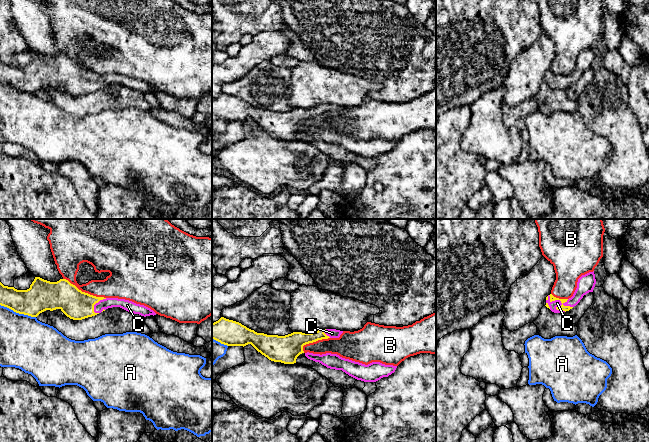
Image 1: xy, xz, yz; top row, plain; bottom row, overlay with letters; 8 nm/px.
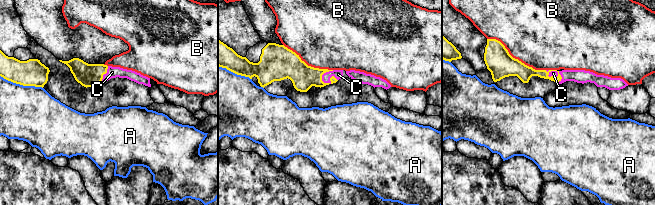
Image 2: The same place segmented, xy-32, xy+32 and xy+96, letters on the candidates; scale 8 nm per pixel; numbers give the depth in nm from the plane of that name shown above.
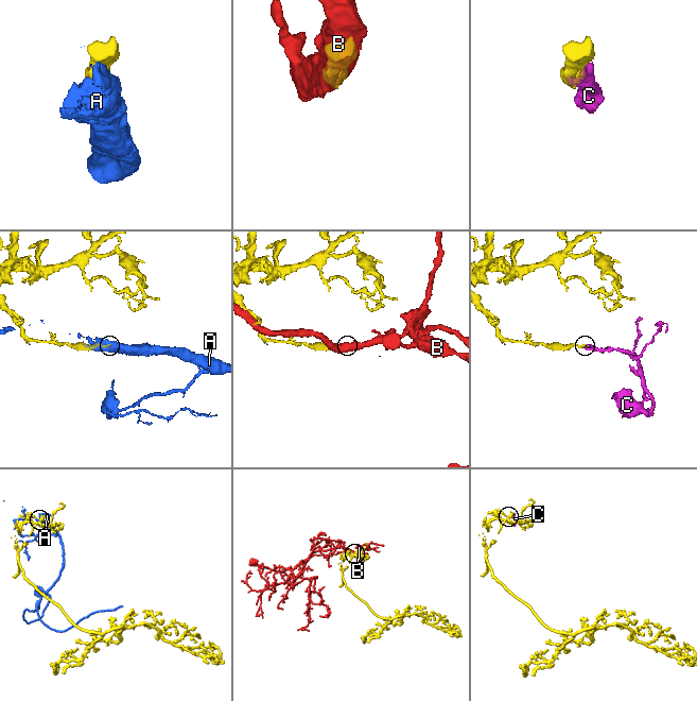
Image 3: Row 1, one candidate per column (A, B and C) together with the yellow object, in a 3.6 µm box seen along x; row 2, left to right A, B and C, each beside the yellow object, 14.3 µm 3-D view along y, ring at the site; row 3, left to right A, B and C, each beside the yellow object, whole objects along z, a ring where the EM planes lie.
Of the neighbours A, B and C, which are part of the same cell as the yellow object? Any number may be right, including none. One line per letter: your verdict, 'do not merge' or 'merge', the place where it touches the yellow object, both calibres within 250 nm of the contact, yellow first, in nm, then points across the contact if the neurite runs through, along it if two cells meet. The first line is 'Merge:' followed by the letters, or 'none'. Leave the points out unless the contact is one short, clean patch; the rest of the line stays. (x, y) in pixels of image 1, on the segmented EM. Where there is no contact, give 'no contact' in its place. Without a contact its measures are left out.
Merge: C
A: do not merge | xy (18, 312) | 240/400 nm
B: do not merge | xy (84, 292) | 240/190 nm
C: merge | yz (559, 299) | 50/60 nm | across yz (564, 308), (559, 299), (557, 303)

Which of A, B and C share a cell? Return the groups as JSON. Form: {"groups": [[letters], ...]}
{"groups": [["A"], ["B"], ["C"]]}

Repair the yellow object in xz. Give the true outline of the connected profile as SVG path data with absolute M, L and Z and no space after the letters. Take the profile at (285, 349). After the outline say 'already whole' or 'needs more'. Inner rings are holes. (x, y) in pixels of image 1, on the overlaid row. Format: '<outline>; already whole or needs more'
M221 317L218 321L212 323L212 339L227 346L246 346L251 344L258 352L274 362L284 364L296 363L297 357L304 353L303 346L322 339L339 338L343 331L336 329L319 329L312 333L293 332L285 336L267 335L257 333L247 328L239 322Z; needs more

